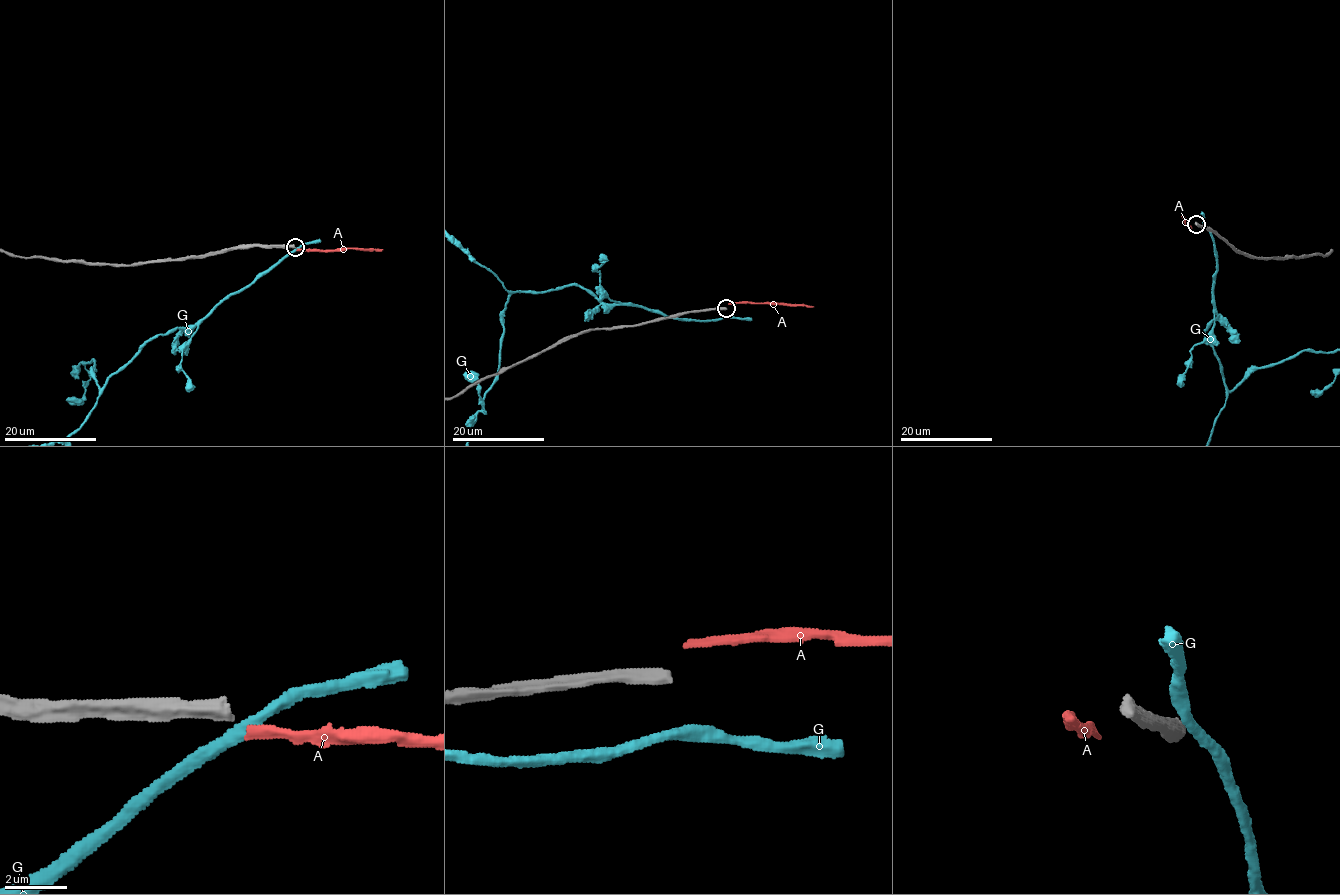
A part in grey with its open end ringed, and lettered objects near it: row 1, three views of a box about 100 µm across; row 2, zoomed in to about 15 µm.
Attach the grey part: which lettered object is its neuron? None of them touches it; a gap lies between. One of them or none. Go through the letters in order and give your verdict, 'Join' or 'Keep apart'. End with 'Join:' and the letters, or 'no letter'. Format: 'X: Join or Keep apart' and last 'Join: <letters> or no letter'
A: Keep apart
G: Keep apart
Join: no letter

